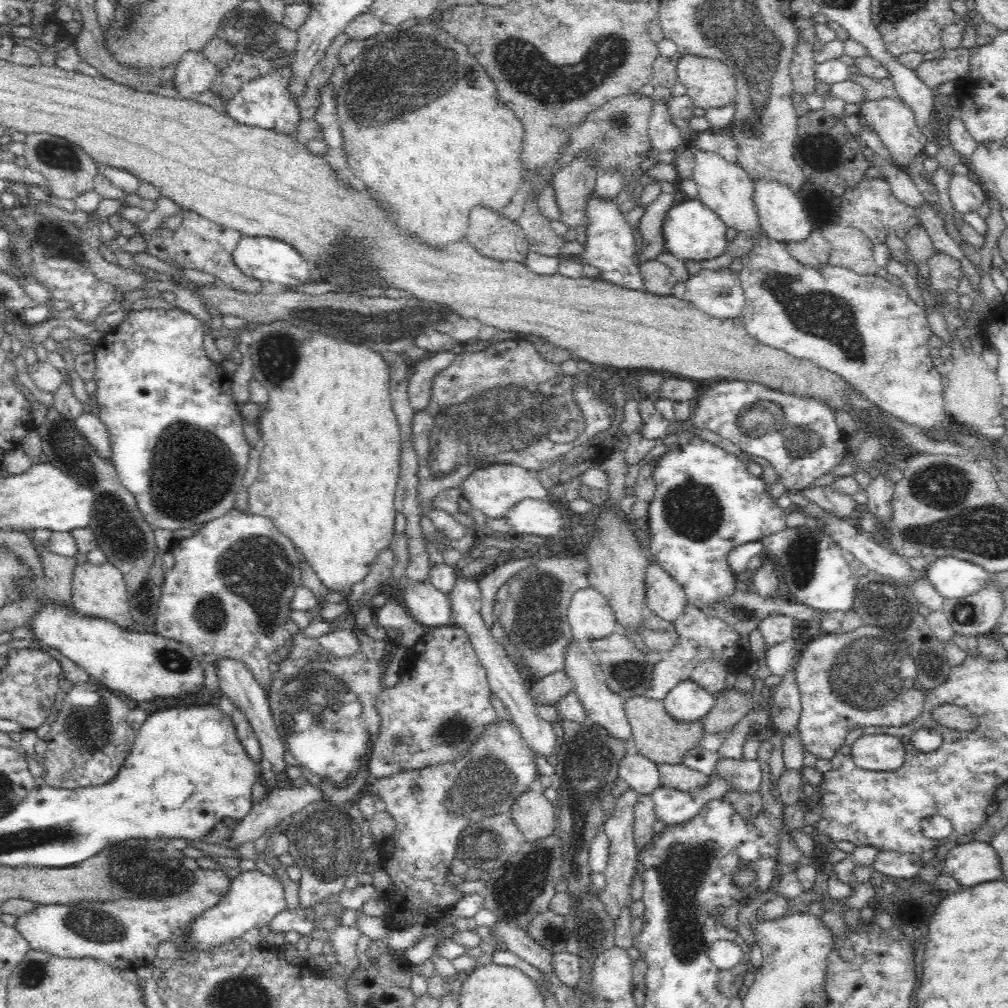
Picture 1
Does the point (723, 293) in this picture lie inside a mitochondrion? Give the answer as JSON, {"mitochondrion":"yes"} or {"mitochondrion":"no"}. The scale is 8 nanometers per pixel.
{"mitochondrion":"yes"}

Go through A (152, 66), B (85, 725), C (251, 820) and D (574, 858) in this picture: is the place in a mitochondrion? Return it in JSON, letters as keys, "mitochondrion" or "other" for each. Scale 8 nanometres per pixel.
{"A":"other","B":"mitochondrion","C":"other","D":"mitochondrion"}

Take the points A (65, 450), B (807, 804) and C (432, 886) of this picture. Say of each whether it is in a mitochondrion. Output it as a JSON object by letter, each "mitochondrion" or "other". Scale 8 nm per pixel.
{"A":"mitochondrion","B":"other","C":"other"}

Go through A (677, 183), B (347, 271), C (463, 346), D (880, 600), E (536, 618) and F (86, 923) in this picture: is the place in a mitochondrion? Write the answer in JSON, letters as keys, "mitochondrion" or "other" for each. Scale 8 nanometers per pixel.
{"A":"other","B":"mitochondrion","C":"other","D":"mitochondrion","E":"mitochondrion","F":"mitochondrion"}

